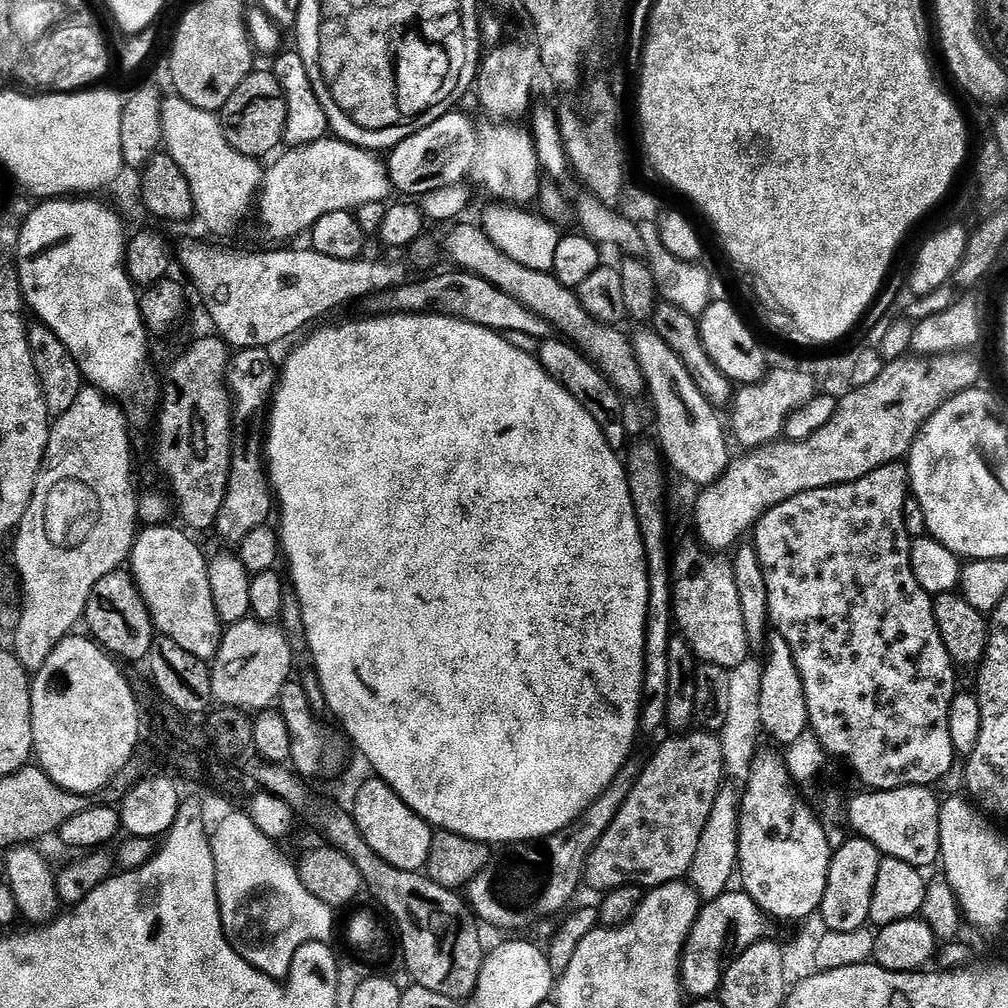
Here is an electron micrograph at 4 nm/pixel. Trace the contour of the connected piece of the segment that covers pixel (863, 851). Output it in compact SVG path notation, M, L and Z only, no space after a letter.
M853 835L844 845L837 847L832 854L830 870L826 878L826 894L818 909L818 920L829 932L845 932L865 927L870 921L870 902L874 902L874 886L878 882L878 866L882 855L878 846Z

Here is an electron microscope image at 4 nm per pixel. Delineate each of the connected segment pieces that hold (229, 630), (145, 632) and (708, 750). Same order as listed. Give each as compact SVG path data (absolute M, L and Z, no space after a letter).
M247 618L225 627L224 637L216 659L211 661L212 698L219 707L236 708L239 712L255 714L273 707L279 701L282 690L293 679L292 644L282 629L275 623Z
M124 570L106 574L106 578L102 578L98 586L94 586L94 594L90 594L86 613L87 624L87 631L96 643L121 661L143 661L154 639L152 616L148 612L146 602L136 588L136 581Z
M688 730L671 738L673 740L666 741L646 760L634 790L630 790L630 798L622 802L618 818L610 822L610 830L602 834L598 846L594 846L590 854L588 865L584 867L584 879L587 887L597 888L597 893L603 894L631 884L651 890L687 877L694 854L698 851L698 841L702 839L702 830L706 830L706 818L710 818L710 810L714 810L714 798L718 798L726 784L723 746L719 735L703 730Z

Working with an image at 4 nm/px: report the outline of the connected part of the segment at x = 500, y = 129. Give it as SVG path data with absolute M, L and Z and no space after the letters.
M449 110L438 122L418 130L418 134L410 134L410 138L387 153L386 167L392 187L404 195L401 197L419 198L451 184L463 184L472 175L473 185L481 184L490 195L501 196L499 199L505 205L528 206L539 197L542 171L532 135L527 127L520 126L508 122L479 132L470 117L463 116L460 110Z

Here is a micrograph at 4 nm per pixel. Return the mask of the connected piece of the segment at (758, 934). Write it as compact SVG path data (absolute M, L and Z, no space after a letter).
M746 891L724 892L701 907L680 959L680 982L693 1001L715 997L730 961L769 935L769 917Z

